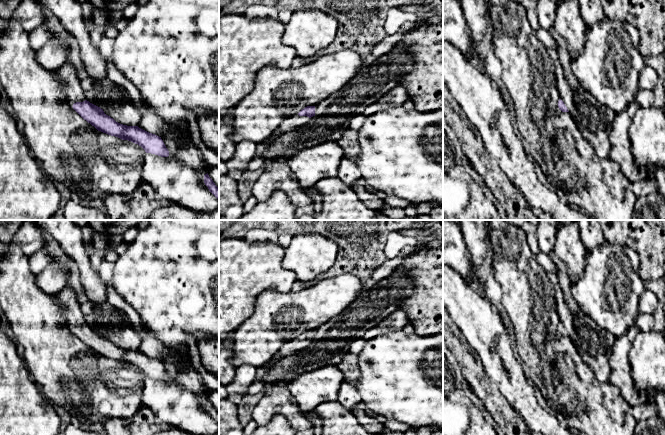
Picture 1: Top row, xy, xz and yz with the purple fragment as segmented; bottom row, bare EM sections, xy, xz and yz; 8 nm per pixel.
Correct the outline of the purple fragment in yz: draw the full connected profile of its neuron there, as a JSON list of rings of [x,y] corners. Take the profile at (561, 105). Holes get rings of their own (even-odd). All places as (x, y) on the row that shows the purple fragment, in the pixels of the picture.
[[[546,47],[547,53],[553,62],[556,85],[559,93],[558,107],[562,112],[569,112],[573,109],[573,94],[574,90],[567,82],[563,68],[559,62],[559,57],[556,49]]]

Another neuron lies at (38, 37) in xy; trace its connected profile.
[[[43,26],[35,28],[31,32],[29,32],[29,43],[34,51],[37,51],[42,48],[53,38],[54,37],[52,32],[48,31],[47,29],[44,29]]]

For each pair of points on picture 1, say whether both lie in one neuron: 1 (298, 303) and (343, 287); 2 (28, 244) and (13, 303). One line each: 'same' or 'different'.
1: same
2: different

